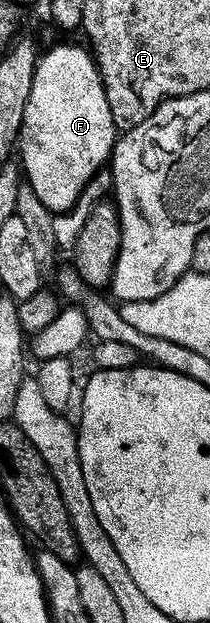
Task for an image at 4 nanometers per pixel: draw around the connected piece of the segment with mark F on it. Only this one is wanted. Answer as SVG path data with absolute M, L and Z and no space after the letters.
M63 44L60 48L49 49L48 52L46 49L40 55L39 65L36 66L35 73L33 74L33 90L29 90L29 103L25 106L25 118L19 131L17 156L20 156L18 159L21 161L22 175L25 177L26 183L33 186L33 194L37 194L37 198L41 198L41 202L45 202L45 206L49 211L56 214L70 212L71 207L76 204L79 196L85 190L87 183L110 161L111 151L115 148L117 139L117 129L113 122L113 114L109 110L109 98L105 94L103 79L99 76L99 67L95 65L94 55L86 47L83 48L78 48L75 44Z

